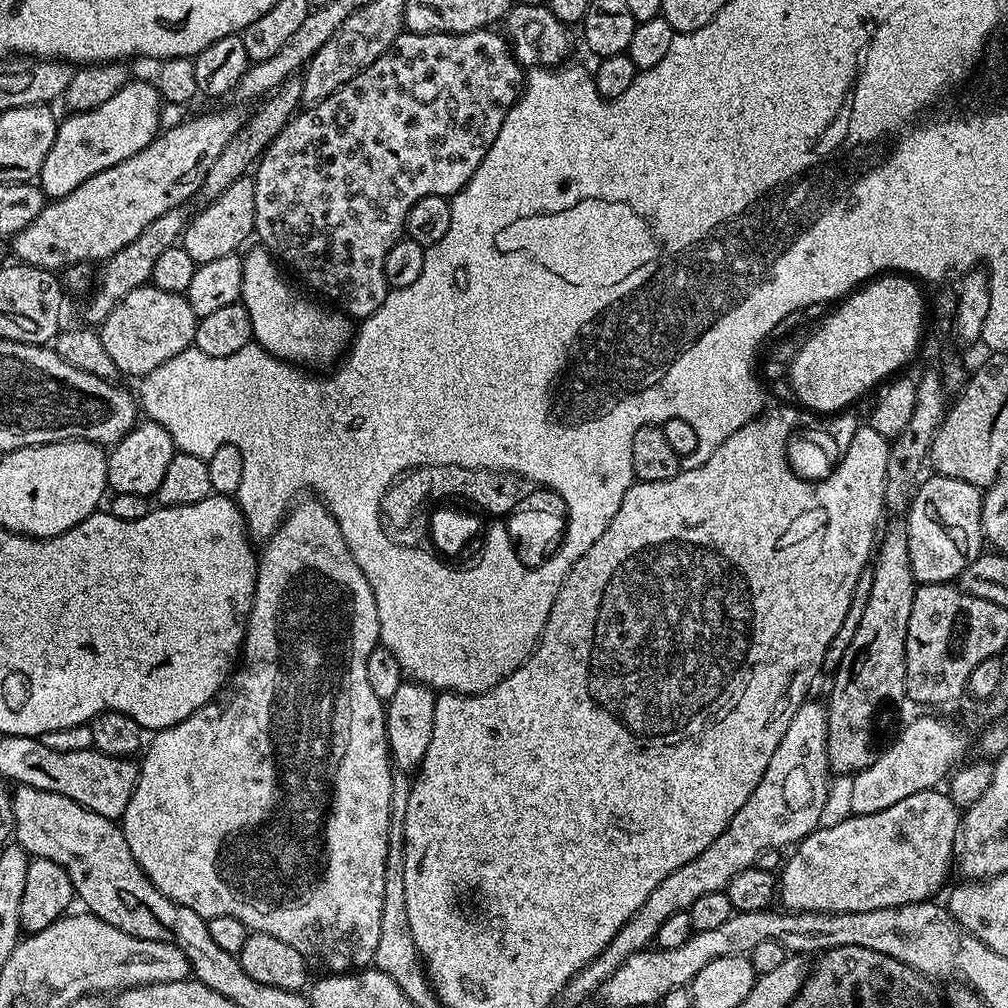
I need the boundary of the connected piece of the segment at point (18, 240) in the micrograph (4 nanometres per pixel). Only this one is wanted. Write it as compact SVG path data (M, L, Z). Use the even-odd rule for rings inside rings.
M224 108L221 112L208 112L205 116L187 118L173 129L163 129L156 139L151 140L138 154L126 158L126 162L118 162L118 166L110 166L99 172L94 178L86 178L78 190L74 190L63 200L52 200L45 203L44 209L34 218L30 226L17 232L11 241L16 251L15 259L22 264L49 270L64 270L74 264L88 264L97 260L109 260L122 246L130 246L154 218L162 218L166 210L187 205L191 196L195 197L202 186L202 178L216 161L218 154L226 147L226 142L238 134L246 119L245 113L236 108Z

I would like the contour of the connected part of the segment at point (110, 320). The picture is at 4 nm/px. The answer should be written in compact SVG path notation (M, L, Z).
M145 286L130 290L130 294L110 310L98 331L102 346L106 346L106 354L110 354L117 373L124 375L125 372L139 378L162 366L162 362L170 362L174 354L182 354L182 350L193 347L197 319L194 310L190 310L187 295Z

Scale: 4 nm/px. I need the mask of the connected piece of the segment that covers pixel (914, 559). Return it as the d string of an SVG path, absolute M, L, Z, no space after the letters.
M932 474L915 489L906 509L910 566L917 585L955 581L982 554L982 492L970 482Z

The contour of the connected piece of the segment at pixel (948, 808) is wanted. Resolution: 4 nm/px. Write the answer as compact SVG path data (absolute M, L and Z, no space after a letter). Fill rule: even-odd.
M929 790L910 794L910 798L902 798L902 802L894 802L894 806L886 806L886 810L878 810L874 814L857 816L848 814L845 820L837 824L821 826L808 836L804 837L799 844L795 845L792 857L783 861L778 872L778 900L783 907L790 912L869 912L879 908L901 908L904 904L917 904L923 900L932 900L935 892L944 884L948 871L954 868L954 853L958 848L958 837L962 832L962 812L955 802L948 797L947 791Z

